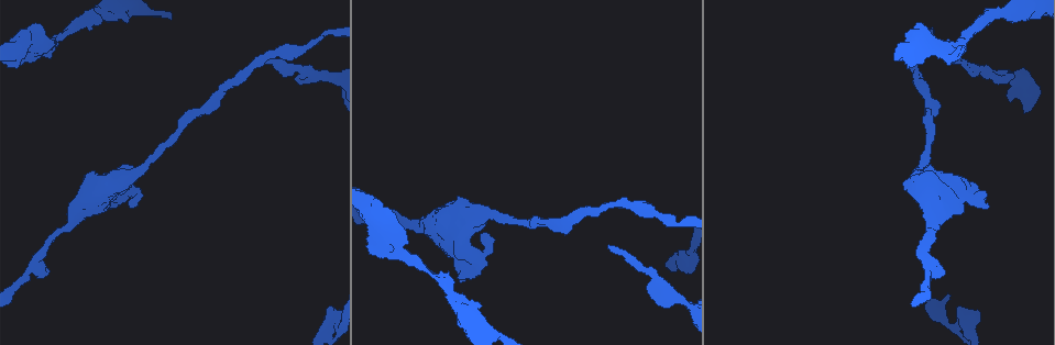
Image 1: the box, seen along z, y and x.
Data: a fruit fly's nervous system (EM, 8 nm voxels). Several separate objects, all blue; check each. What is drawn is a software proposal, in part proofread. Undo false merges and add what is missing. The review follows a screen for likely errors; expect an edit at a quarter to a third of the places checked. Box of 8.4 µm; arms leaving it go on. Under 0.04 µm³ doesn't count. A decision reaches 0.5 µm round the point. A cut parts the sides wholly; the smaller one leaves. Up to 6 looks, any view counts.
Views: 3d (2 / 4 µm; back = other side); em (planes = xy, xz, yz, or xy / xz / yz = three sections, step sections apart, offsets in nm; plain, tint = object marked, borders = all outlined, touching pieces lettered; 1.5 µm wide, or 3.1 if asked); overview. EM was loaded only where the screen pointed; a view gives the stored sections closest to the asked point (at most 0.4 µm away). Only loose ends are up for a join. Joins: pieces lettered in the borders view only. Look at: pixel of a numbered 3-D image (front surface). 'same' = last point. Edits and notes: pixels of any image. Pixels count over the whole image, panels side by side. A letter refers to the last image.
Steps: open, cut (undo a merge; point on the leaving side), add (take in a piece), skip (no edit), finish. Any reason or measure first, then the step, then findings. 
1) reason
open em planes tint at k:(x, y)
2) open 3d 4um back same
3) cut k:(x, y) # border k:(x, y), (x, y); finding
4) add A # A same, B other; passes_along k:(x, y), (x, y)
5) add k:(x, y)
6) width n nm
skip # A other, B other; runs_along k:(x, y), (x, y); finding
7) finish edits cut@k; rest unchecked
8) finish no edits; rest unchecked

open em xy step 4 tint at 1:(483, 232)

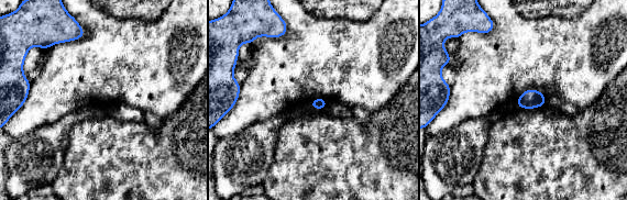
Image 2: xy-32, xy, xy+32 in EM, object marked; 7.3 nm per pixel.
open em planes borders same

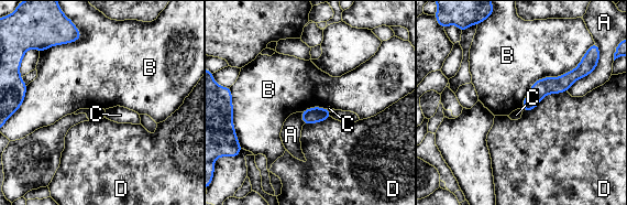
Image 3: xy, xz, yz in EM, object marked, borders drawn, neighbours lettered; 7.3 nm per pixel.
longest_contact B 600 nm
skip # A other, B other, C other, D other; no lettered piece goes on from it

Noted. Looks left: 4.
an open end
open 3d 4um at 1:(372, 254)

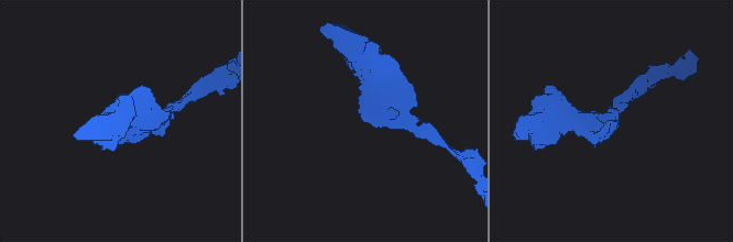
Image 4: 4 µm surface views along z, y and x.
open em yz step 8 tint at 4:(610, 122)

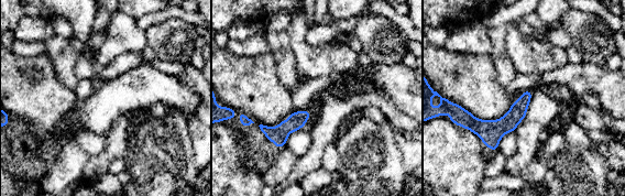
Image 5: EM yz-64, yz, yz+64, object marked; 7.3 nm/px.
open em planes borders same

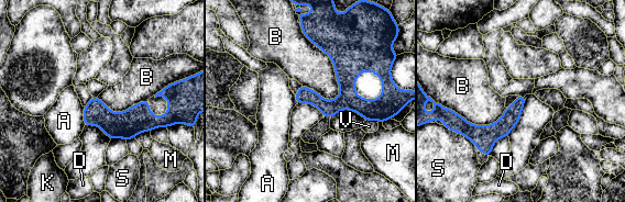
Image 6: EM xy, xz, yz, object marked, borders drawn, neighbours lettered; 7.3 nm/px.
skip # A other, B other, D other, K other, M other, S other, V other; runs_along 6:(309, 36), (347, 65), (347, 91), (373, 118); no lettered piece goes on from it

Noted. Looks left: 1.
finish no edits; rest unchecked

